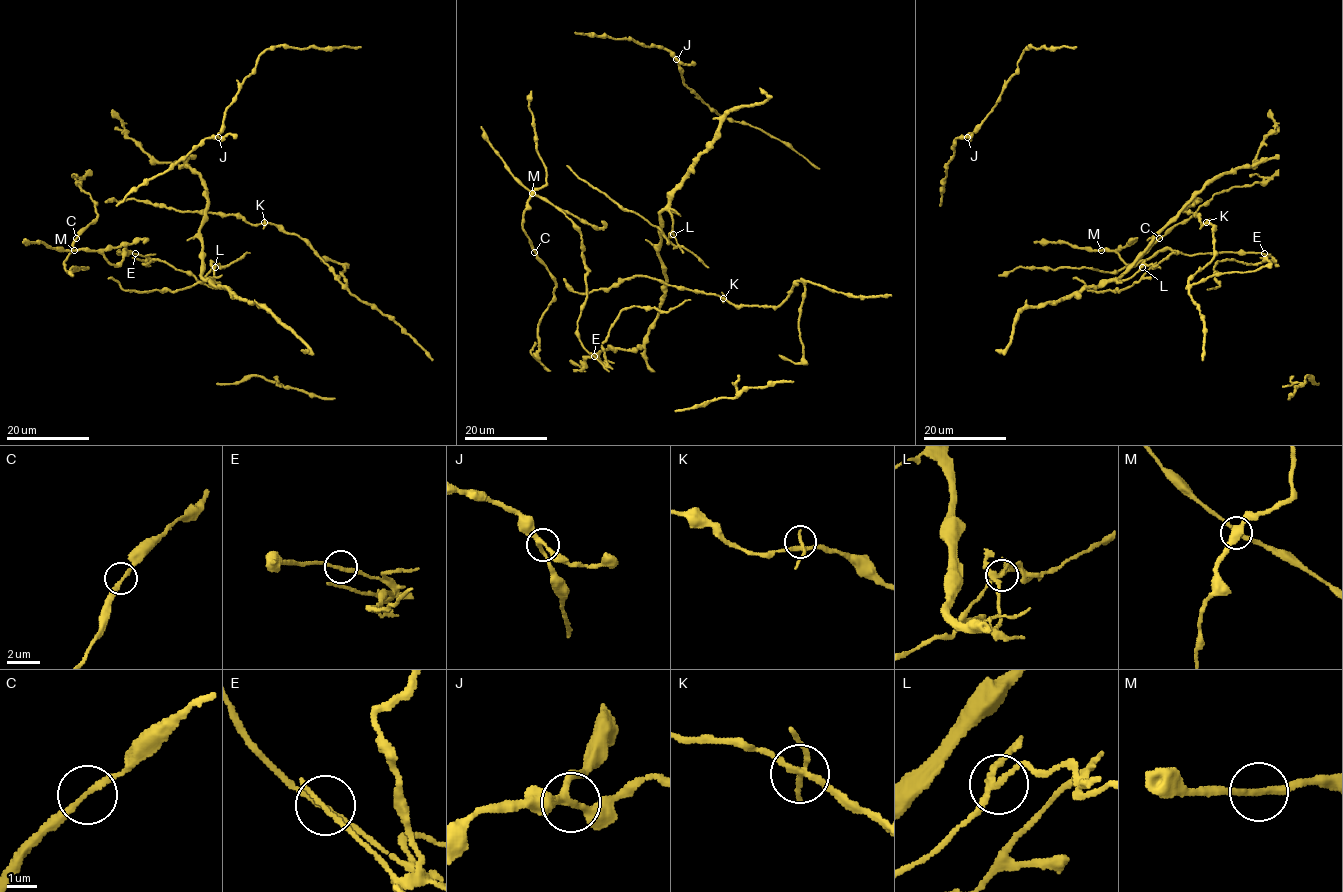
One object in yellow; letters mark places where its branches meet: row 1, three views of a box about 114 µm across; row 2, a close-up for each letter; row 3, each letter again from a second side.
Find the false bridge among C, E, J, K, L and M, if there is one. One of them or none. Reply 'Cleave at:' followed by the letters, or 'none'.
Cleave at: L

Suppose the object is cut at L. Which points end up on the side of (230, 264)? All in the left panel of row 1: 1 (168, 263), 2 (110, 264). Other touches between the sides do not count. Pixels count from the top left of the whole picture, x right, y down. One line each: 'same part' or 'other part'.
1: other part
2: other part

